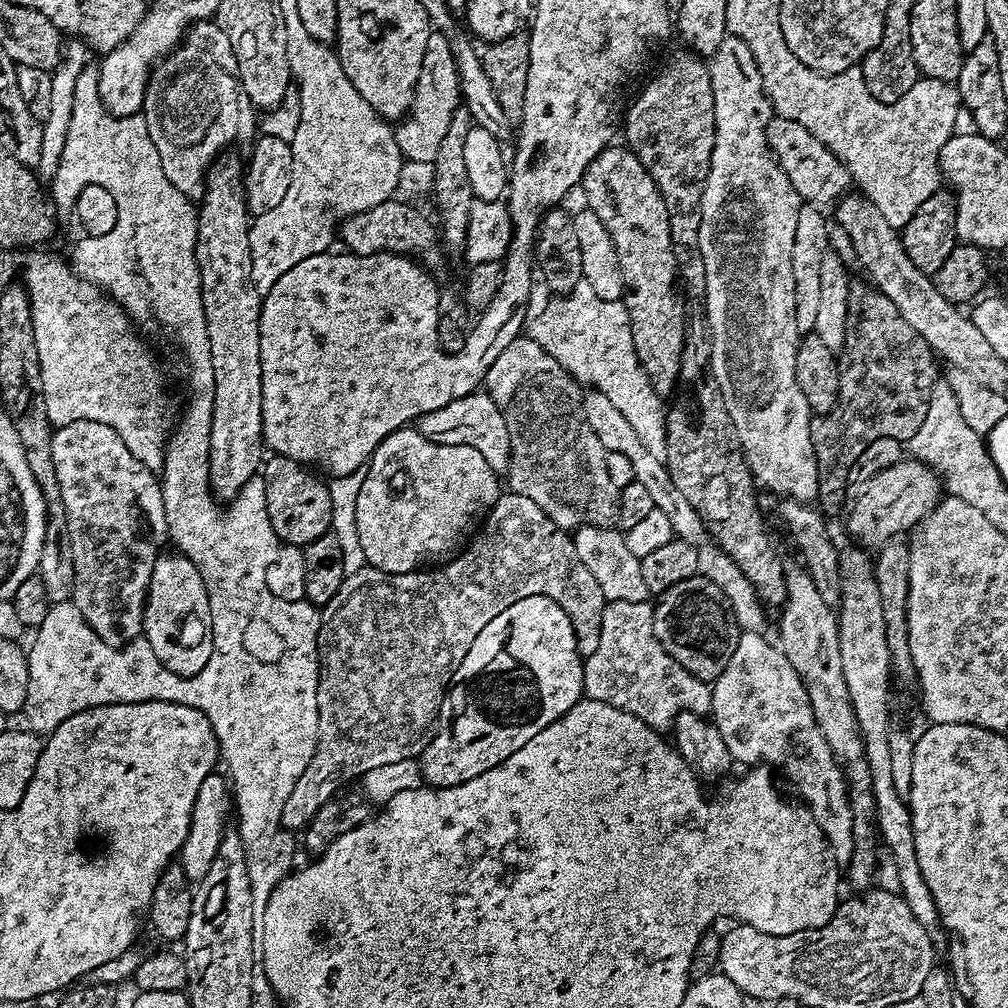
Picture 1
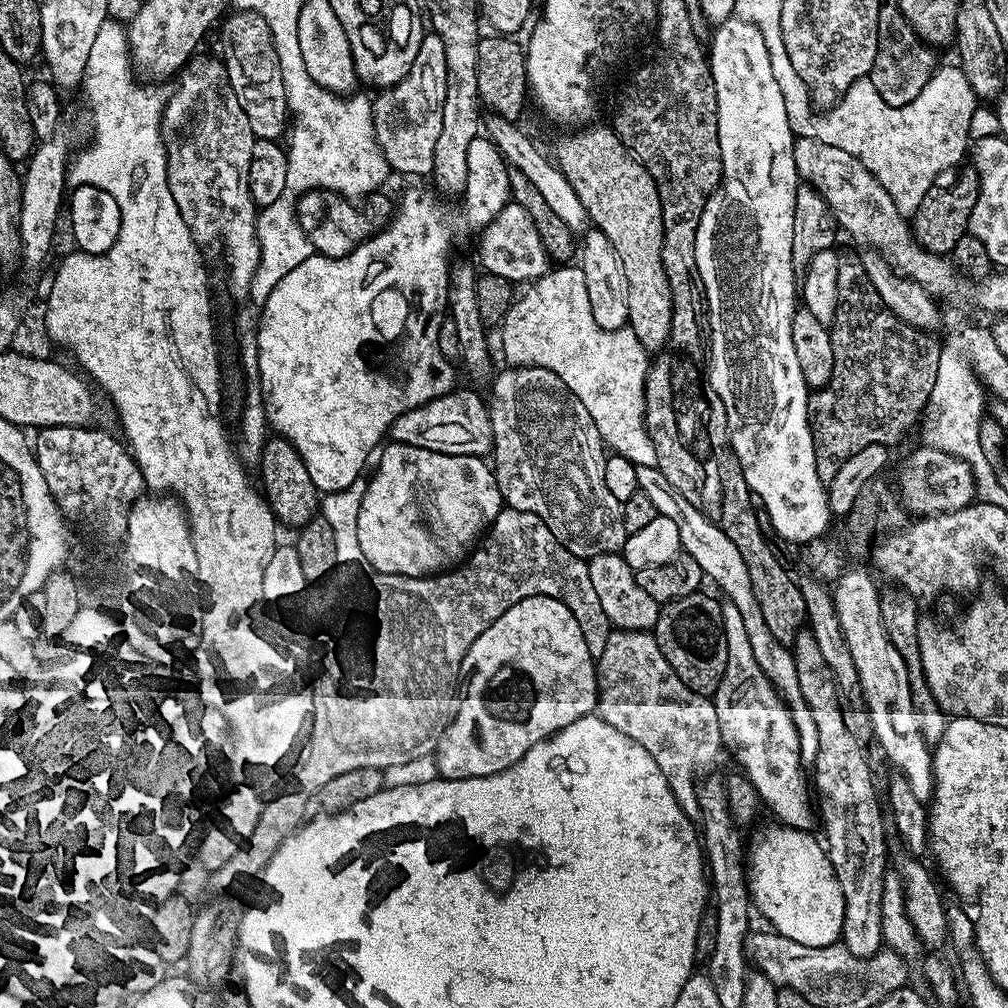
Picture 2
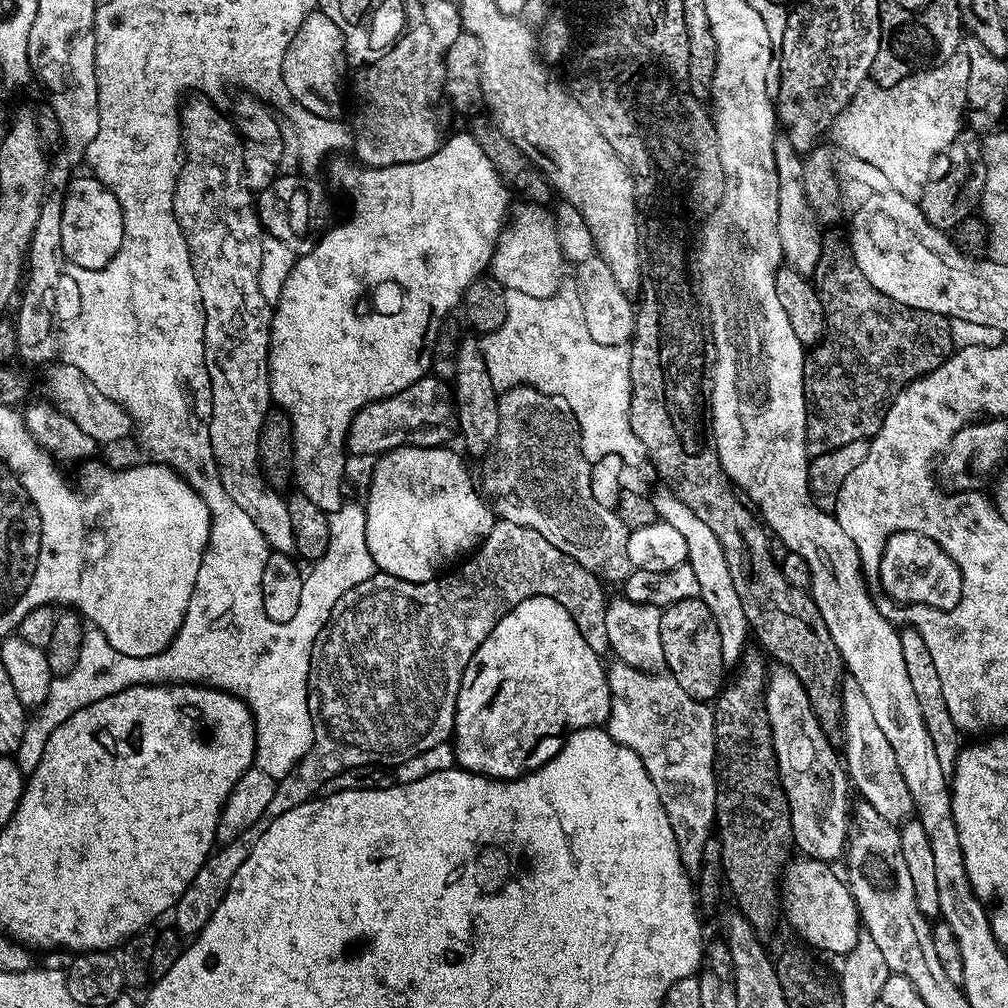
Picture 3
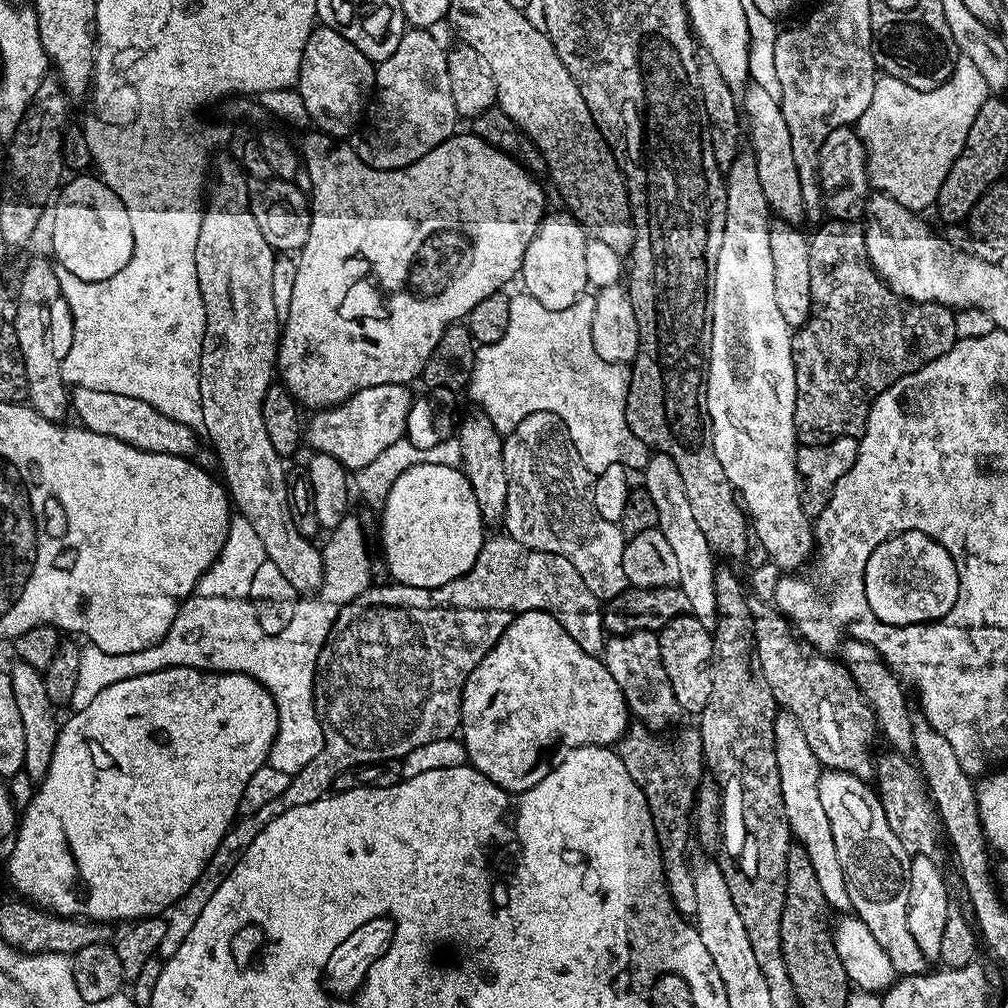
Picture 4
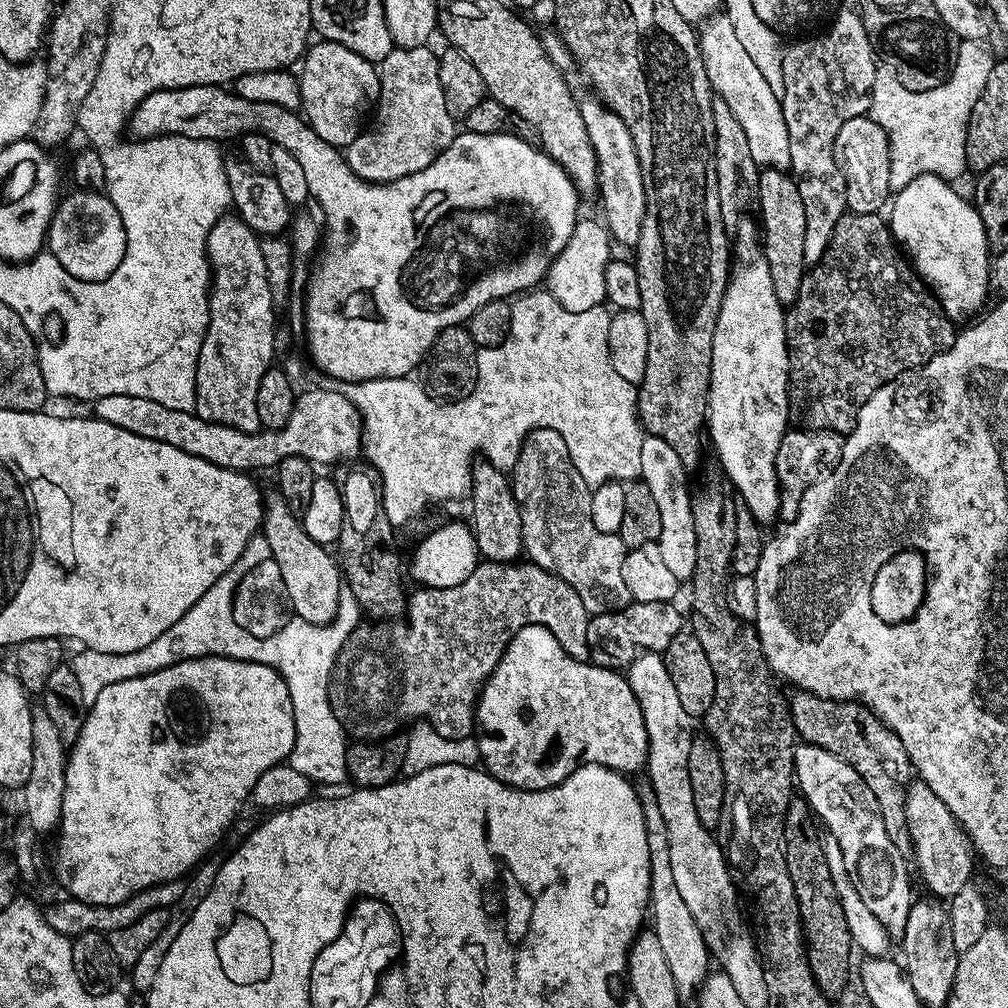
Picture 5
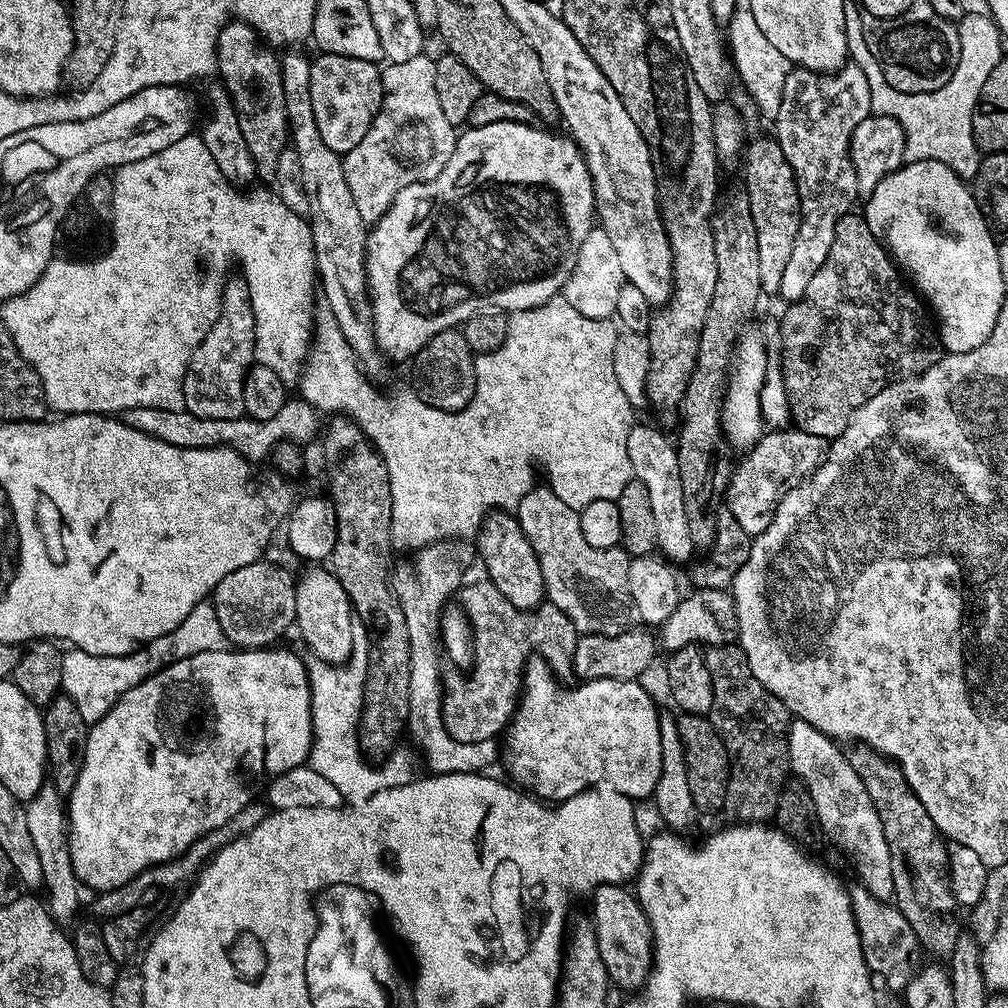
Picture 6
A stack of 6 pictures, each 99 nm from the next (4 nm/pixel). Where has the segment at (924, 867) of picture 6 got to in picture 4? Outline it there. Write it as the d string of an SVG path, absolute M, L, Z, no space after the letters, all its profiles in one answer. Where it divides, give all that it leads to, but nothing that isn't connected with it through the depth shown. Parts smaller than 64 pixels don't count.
M756 602L751 609L758 662L762 662L762 674L766 674L777 705L798 718L810 750L814 750L825 769L849 772L859 780L871 781L874 776L872 739L878 736L876 716L852 673L843 663L835 664L825 653L805 644L788 617L776 611L771 603Z

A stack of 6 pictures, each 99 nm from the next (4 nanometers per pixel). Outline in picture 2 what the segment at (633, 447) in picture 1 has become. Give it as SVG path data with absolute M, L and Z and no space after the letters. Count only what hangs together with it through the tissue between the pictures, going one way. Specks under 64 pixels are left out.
M638 464L635 467L639 491L644 492L650 502L654 502L659 515L670 518L670 522L678 526L681 549L687 556L694 558L698 566L702 566L709 581L713 580L720 587L719 595L738 609L742 626L746 626L746 638L750 638L750 650L754 650L754 659L757 660L758 666L762 666L762 674L766 674L772 687L779 692L780 699L788 706L798 734L801 757L808 762L815 761L818 754L818 730L814 726L814 718L810 715L810 706L806 706L802 698L802 686L798 686L796 658L792 655L789 645L778 642L778 638L770 634L770 626L766 626L766 618L762 618L762 606L758 606L758 598L754 598L754 586L750 586L750 570L746 570L746 562L738 546L734 546L734 542L730 542L724 531L709 516L702 514L702 510L686 502L686 498L682 498L682 494L678 494L678 490L674 490L674 486L666 482L659 468L650 464Z

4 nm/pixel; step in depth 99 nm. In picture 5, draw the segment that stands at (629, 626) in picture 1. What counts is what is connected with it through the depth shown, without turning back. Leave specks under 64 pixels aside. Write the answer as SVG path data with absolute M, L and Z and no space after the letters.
M647 782L637 783L635 789L644 811L644 825L648 827L650 894L647 911L650 913L650 931L658 938L658 943L662 946L662 954L666 954L666 963L670 966L670 974L674 974L676 988L682 994L688 994L688 991L692 987L693 991L706 975L704 931L694 922L694 914L690 914L690 909L686 907L686 902L674 882L674 874L670 870L670 846L666 842L666 824L662 822L662 813L658 811L654 790Z

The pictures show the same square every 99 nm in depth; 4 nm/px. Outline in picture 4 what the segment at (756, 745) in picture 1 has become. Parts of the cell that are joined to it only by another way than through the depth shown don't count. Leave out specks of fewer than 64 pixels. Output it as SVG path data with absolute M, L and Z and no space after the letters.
M656 452L649 455L648 464L642 470L642 487L654 498L654 506L658 506L658 527L666 542L670 542L670 550L674 550L674 559L678 562L679 587L686 598L690 598L688 612L696 616L702 623L712 626L716 622L716 570L712 547L706 542L706 534L698 527L693 512L690 511L690 498L686 498L686 490L682 486L682 474L678 474L678 466L674 466L674 458Z

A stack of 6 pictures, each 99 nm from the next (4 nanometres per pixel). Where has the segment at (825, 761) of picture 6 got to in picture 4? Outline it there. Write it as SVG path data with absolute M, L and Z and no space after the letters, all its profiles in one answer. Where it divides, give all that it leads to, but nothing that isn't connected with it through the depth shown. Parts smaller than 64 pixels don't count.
M828 770L821 775L818 798L822 798L826 818L830 818L834 846L838 846L838 862L842 862L842 874L846 878L846 894L850 894L851 911L864 923L866 930L878 938L878 946L882 946L897 974L919 976L927 973L930 961L918 950L918 942L914 942L914 934L910 934L906 922L906 861L910 855L887 825L876 788L849 772Z

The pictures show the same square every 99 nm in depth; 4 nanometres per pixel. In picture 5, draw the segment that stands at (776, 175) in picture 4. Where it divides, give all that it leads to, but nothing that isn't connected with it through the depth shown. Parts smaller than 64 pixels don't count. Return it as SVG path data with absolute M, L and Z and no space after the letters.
M727 14L709 16L699 25L698 43L702 62L706 70L708 86L716 94L728 94L739 84L744 84L748 92L752 92L752 113L738 115L738 123L746 134L746 143L750 145L750 155L761 169L790 169L790 136L786 134L786 118L782 114L780 96L762 78L758 66L754 66L754 58L746 54L742 42L738 42L738 34L734 34L734 26Z

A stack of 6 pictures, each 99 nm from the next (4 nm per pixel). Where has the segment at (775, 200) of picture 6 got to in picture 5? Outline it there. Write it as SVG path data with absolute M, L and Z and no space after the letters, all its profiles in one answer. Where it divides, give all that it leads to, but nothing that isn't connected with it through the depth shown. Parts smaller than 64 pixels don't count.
M779 168L763 169L760 173L758 208L759 204L758 224L762 229L762 247L766 266L770 268L770 282L774 282L774 294L781 306L790 306L798 298L806 271L802 254L806 242L806 212L795 179Z

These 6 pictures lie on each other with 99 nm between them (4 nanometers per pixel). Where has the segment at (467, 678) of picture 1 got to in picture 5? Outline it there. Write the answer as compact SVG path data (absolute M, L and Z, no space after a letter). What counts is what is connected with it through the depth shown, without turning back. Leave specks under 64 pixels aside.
M527 624L526 626L522 626L522 630L518 630L513 634L512 641L506 646L506 650L502 654L502 658L498 662L498 666L488 675L487 680L484 681L482 687L478 692L478 699L476 701L476 723L474 725L475 731L478 735L475 737L476 745L478 746L478 750L480 751L480 764L488 771L489 774L493 776L495 780L500 780L504 784L508 785L509 788L521 788L523 792L537 792L538 790L546 790L547 788L553 788L554 786L558 786L562 781L564 781L570 774L573 772L575 768L580 768L584 764L601 764L602 766L606 766L607 768L613 768L616 772L623 772L625 774L633 774L632 772L636 772L645 767L646 761L648 759L648 739L646 738L646 722L642 722L642 710L638 706L638 698L634 698L634 690L630 690L630 686L628 685L627 675L615 672L615 667L612 666L604 666L608 668L599 668L596 664L587 664L589 661L584 658L577 658L569 654L566 649L564 649L564 645L562 643L561 637L556 637L554 633L551 632L551 627L548 624Z

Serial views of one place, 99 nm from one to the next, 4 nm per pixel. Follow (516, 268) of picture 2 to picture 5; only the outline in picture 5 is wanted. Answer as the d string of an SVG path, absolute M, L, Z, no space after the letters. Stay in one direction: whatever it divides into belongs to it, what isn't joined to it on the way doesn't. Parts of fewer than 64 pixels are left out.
M577 219L576 229L574 234L570 234L567 246L554 257L548 268L546 290L563 308L571 312L601 307L606 300L604 274L610 259L610 233L599 219L596 220Z

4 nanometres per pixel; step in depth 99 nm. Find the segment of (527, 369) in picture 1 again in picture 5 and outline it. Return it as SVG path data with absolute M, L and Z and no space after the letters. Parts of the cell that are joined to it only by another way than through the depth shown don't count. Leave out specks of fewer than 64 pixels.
M533 430L524 437L516 465L510 469L510 483L520 507L524 552L531 563L562 577L576 591L589 617L633 603L622 578L626 551L622 538L594 528L589 485L574 470L566 442L558 433Z

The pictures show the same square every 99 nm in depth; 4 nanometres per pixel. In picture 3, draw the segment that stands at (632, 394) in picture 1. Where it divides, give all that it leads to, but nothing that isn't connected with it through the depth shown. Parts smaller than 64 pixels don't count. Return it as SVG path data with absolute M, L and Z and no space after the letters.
M561 287L550 298L534 298L518 290L506 291L506 322L496 332L485 335L482 340L486 370L490 370L490 382L498 390L519 388L521 385L537 388L548 396L562 398L571 406L580 428L580 443L584 456L590 461L606 458L606 454L618 454L629 466L645 463L648 452L630 426L630 358L628 344L602 346L590 338L586 330L586 318L582 314L582 298L575 287Z

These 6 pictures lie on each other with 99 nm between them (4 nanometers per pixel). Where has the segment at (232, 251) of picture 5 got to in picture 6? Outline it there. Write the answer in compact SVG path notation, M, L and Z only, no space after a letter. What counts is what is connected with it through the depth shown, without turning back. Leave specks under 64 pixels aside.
M229 279L220 300L220 316L210 326L206 338L194 350L188 373L184 375L184 411L198 418L239 418L245 415L243 406L243 382L249 368L258 356L258 313L252 309L252 299L247 279Z

